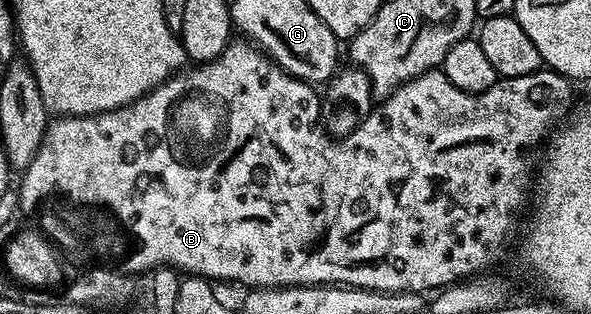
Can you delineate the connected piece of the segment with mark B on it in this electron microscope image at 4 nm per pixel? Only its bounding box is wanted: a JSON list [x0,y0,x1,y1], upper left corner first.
[16,39,575,295]

